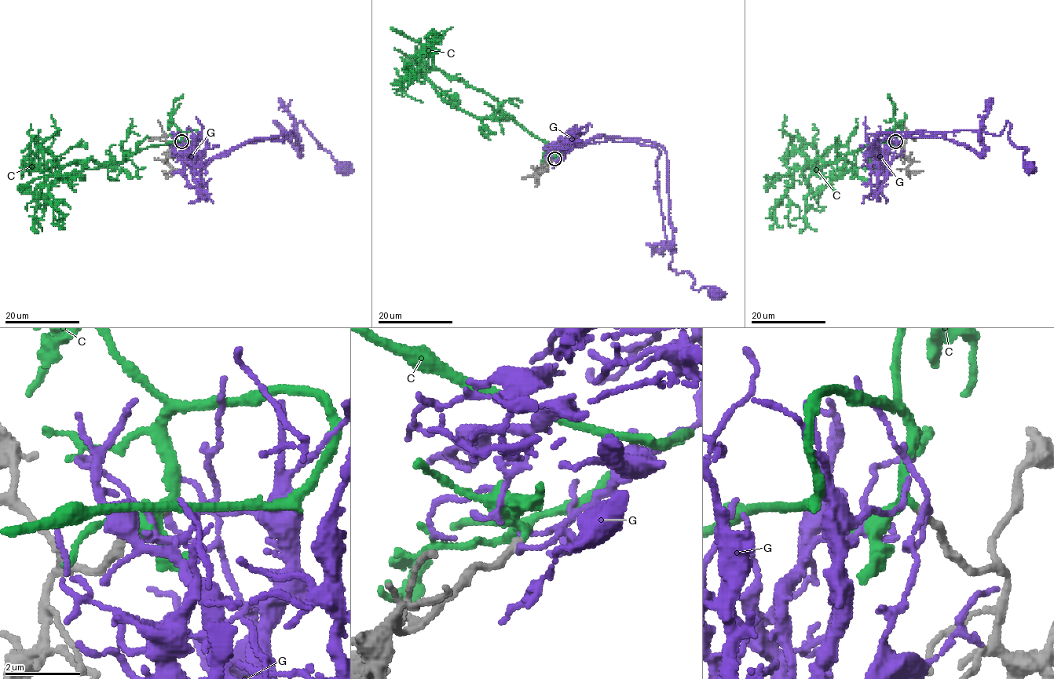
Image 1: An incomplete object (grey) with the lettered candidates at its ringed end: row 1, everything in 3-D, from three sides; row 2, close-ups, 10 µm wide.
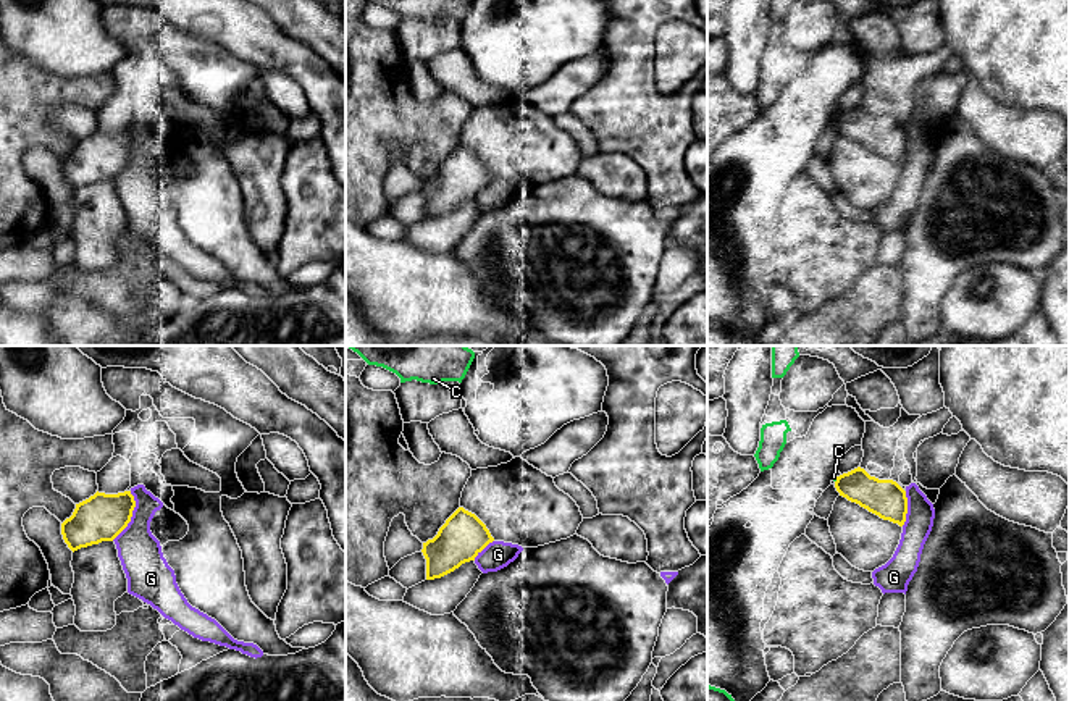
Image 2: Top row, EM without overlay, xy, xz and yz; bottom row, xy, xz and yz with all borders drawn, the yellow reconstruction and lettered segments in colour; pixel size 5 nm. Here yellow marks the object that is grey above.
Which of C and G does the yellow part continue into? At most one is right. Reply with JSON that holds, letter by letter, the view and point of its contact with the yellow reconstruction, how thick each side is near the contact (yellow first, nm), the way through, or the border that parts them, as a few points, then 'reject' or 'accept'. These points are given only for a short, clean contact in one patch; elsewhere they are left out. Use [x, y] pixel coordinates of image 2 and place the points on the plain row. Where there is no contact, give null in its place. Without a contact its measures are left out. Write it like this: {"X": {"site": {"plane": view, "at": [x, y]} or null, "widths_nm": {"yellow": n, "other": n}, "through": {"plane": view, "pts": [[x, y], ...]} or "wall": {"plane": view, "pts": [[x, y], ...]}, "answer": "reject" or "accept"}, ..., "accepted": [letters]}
{"C": {"site": {"plane": "yz", "at": [837, 118]}, "widths_nm": {"yellow": 190, "other": 20}, "answer": "accept"}, "G": {"site": {"plane": "xy", "at": [131, 154]}, "widths_nm": {"yellow": 240, "other": 220}, "wall": {"plane": "xy", "pts": [[131, 130], [134, 139], [131, 159], [112, 178]]}, "answer": "reject"}, "accepted": ["C"]}

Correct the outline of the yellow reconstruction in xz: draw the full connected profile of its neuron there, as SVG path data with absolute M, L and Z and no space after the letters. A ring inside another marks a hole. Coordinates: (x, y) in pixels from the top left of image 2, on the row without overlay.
M459 145L433 178L423 181L426 218L441 216L475 195L489 183L486 163L472 150Z

